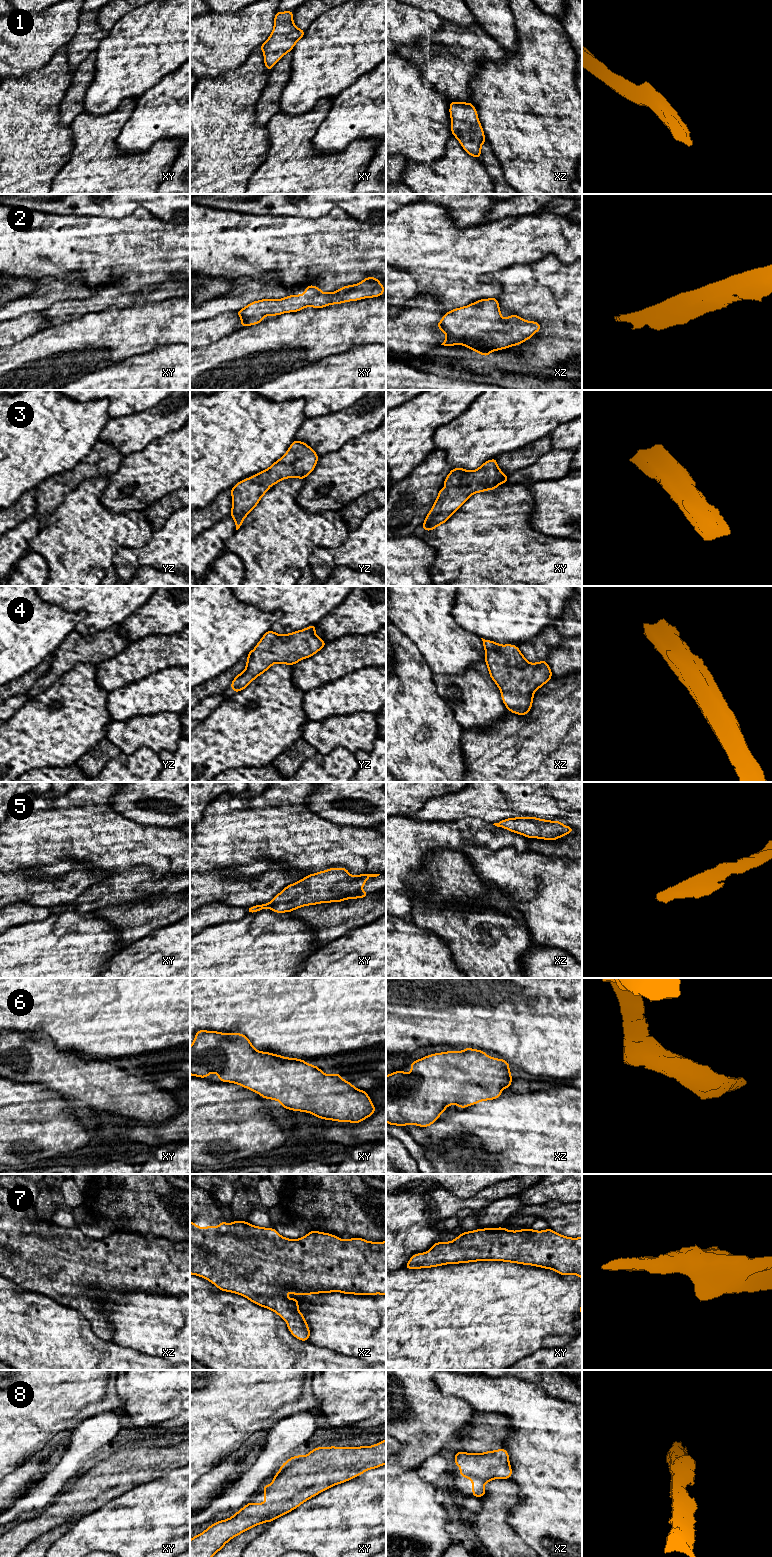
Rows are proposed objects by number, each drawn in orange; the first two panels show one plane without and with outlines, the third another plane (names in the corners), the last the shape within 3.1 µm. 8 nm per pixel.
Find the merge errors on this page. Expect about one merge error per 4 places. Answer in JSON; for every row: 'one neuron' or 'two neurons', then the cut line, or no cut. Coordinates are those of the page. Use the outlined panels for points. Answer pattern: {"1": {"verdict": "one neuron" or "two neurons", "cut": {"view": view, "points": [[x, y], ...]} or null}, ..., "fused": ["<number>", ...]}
{"1": {"verdict": "one neuron", "cut": null}, "2": {"verdict": "one neuron", "cut": null}, "3": {"verdict": "one neuron", "cut": null}, "4": {"verdict": "one neuron", "cut": null}, "5": {"verdict": "one neuron", "cut": null}, "6": {"verdict": "one neuron", "cut": null}, "7": {"verdict": "one neuron", "cut": null}, "8": {"verdict": "one neuron", "cut": null}, "fused": []}

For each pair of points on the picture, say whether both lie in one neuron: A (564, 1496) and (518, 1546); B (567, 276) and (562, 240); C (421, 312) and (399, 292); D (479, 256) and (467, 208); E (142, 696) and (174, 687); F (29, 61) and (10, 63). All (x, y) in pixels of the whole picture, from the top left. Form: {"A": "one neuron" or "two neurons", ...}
{"A": "two neurons", "B": "two neurons", "C": "two neurons", "D": "two neurons", "E": "one neuron", "F": "one neuron"}

